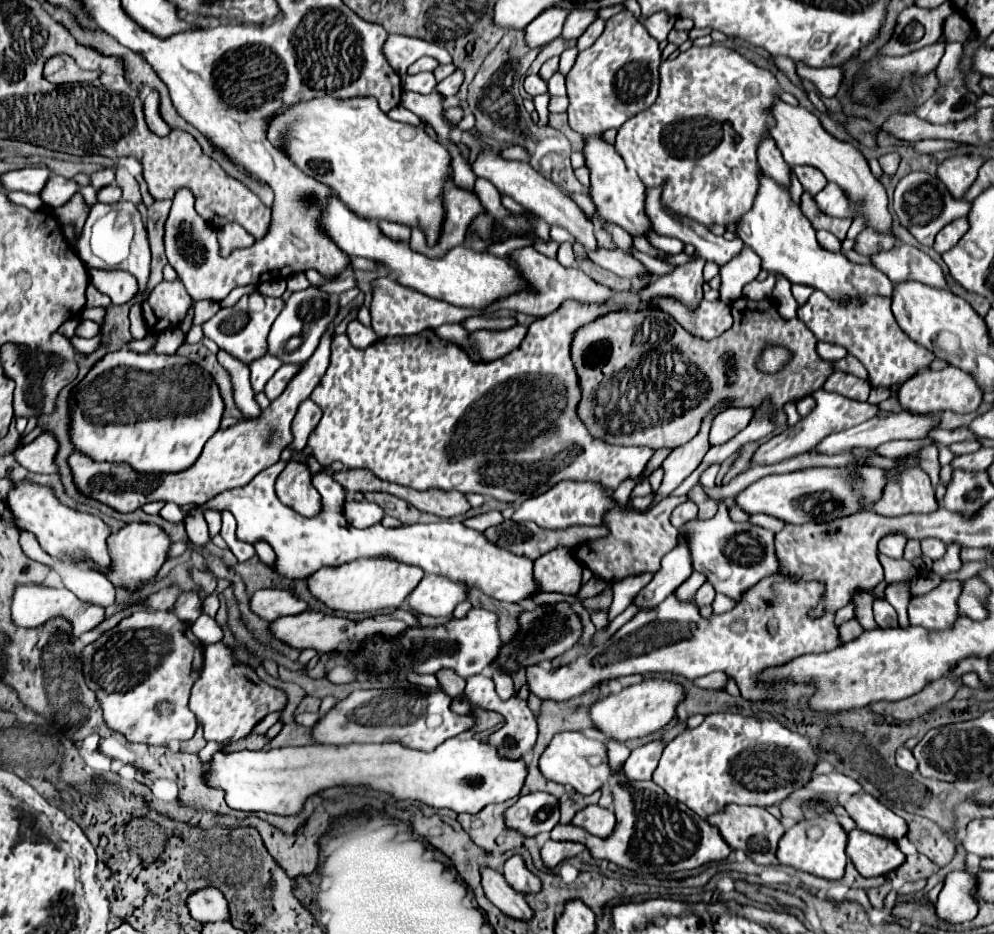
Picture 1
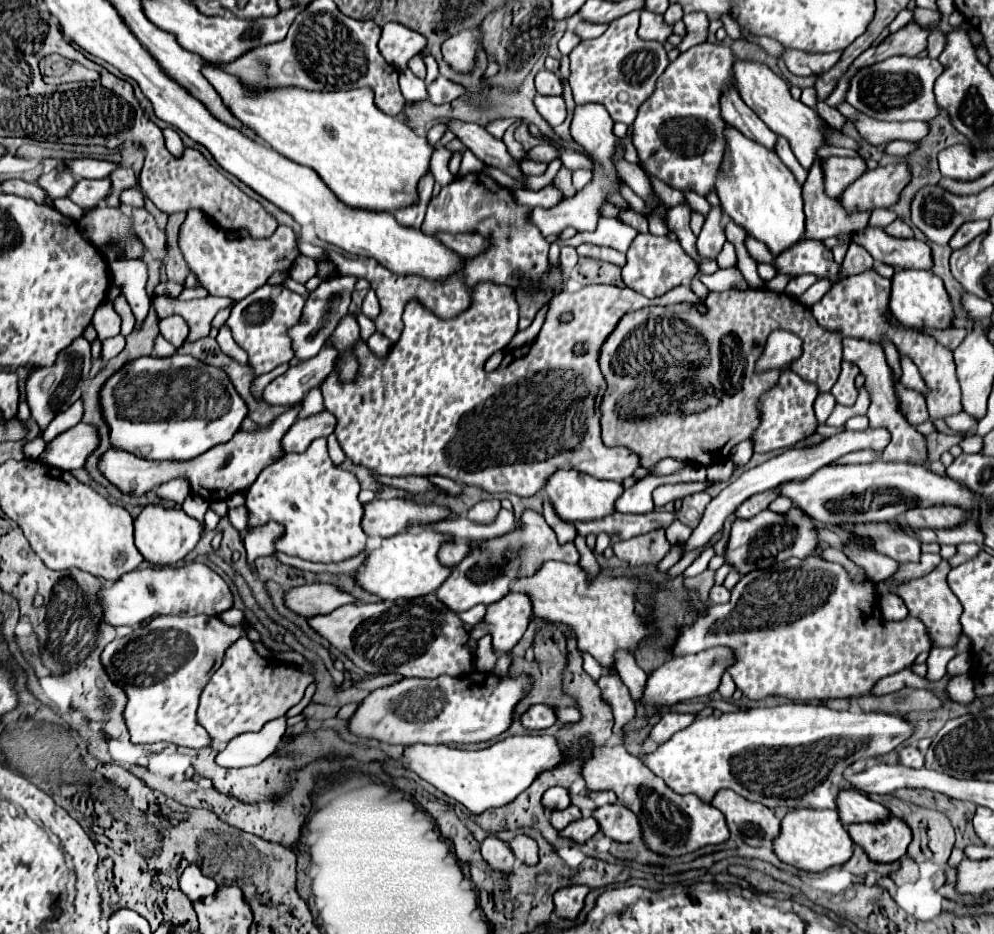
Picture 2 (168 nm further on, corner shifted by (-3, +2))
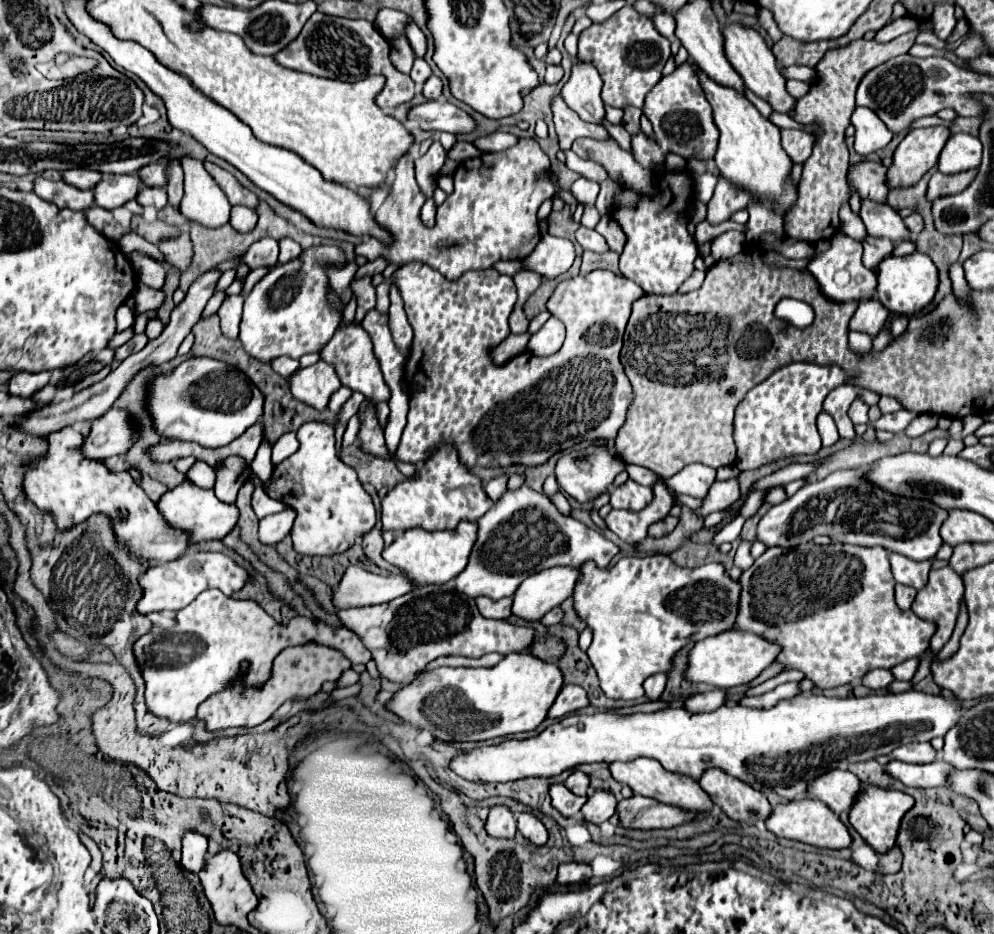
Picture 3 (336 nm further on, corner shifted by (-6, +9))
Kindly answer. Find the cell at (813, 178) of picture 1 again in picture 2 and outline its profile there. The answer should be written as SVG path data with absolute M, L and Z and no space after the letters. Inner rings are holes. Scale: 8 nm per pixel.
M827 157L821 159L821 167L825 171L825 193L829 197L839 197L839 193L867 169L859 157Z

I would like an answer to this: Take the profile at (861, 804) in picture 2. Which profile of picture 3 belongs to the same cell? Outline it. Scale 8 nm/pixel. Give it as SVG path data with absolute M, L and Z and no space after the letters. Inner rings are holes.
M834 768L832 772L826 772L808 784L810 796L822 800L836 814L848 812L862 788L864 784L852 772L840 768Z

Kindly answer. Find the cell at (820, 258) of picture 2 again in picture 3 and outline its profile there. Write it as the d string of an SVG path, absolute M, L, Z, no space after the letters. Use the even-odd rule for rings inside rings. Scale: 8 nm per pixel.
M838 232L832 238L830 248L812 260L808 270L814 274L824 294L834 300L864 300L876 296L876 276L862 266L862 244L844 232Z

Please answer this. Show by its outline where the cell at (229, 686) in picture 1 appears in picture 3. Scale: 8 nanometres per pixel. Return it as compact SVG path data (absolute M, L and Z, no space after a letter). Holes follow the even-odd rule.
M304 644L304 646L292 646L280 652L280 656L274 660L272 678L262 688L244 688L234 686L232 690L218 692L210 696L206 702L198 706L198 718L206 722L206 730L216 732L224 728L252 728L262 722L266 722L286 700L290 698L308 698L316 692L320 692L322 684L328 680L338 680L344 670L352 668L352 662L340 654L336 648L328 648L322 644Z

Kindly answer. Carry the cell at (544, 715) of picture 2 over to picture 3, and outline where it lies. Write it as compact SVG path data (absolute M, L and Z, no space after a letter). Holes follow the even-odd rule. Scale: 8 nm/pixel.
M566 684L556 698L556 704L552 704L552 708L548 712L548 718L562 718L570 712L586 708L588 704L590 702L588 702L588 696L586 696L584 688L580 688L576 684Z

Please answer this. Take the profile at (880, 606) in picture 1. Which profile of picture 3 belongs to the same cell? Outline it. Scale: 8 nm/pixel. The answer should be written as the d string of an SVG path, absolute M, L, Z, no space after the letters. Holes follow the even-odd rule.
M896 584L896 604L902 608L902 610L910 610L914 598L916 598L916 588L912 586L904 586L904 584Z

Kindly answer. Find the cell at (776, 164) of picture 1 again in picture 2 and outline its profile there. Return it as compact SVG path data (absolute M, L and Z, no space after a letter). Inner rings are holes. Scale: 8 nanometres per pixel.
M727 91L721 97L721 115L743 135L749 135L749 139L757 139L757 143L765 143L769 151L775 151L777 135L769 131L769 127L753 111L749 111L749 107L743 103L737 91Z

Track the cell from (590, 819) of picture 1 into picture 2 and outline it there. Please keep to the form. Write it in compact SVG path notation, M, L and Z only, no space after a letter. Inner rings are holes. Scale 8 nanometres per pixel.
M621 803L597 807L593 811L593 817L597 819L603 835L607 835L613 841L629 843L641 837L641 827L639 827L637 817L633 815L633 811L629 811Z

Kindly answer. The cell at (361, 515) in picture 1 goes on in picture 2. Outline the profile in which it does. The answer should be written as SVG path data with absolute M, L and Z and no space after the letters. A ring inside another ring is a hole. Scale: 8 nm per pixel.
M373 499L363 507L365 515L361 523L363 531L369 537L391 537L407 531L409 525L427 525L451 517L451 513L445 507L437 505L419 507L413 501L405 499L391 499L391 501Z

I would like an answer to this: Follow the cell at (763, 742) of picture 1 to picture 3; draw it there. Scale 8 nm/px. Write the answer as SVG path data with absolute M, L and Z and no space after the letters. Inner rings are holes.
M908 690L900 694L870 694L864 698L826 698L814 694L802 694L790 700L782 700L772 708L748 708L748 706L722 706L714 712L692 714L684 708L668 708L654 714L572 714L560 722L548 726L542 734L528 740L504 740L496 746L484 746L470 750L468 754L456 756L450 768L466 780L486 780L486 782L510 782L528 776L558 776L560 772L574 768L584 762L630 762L640 756L656 758L666 770L692 776L698 780L704 770L716 766L728 774L740 778L760 792L776 792L786 800L800 800L806 792L806 784L838 766L844 752L856 752L856 762L872 760L880 754L890 754L894 748L910 742L930 742L936 736L944 736L956 720L962 716L962 702L956 696L934 696L918 690Z

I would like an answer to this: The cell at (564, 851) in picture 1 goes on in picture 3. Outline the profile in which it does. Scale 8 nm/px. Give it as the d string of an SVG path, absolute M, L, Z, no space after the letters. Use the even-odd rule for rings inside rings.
M596 788L594 794L588 796L588 802L582 806L580 816L586 822L602 824L604 820L608 820L616 812L616 804L618 804L618 800L614 798L614 794L610 794L608 790Z

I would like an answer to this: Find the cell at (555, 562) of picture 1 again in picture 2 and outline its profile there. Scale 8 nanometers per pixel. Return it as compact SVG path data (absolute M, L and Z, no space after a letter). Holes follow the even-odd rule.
M547 501L543 503L543 517L545 517L545 521L553 527L553 531L555 531L555 535L557 535L557 541L559 541L559 543L569 543L569 541L575 539L575 535L577 535L577 533L575 533L575 527L573 527L571 523L559 519L559 517L555 515L553 507L551 507Z

